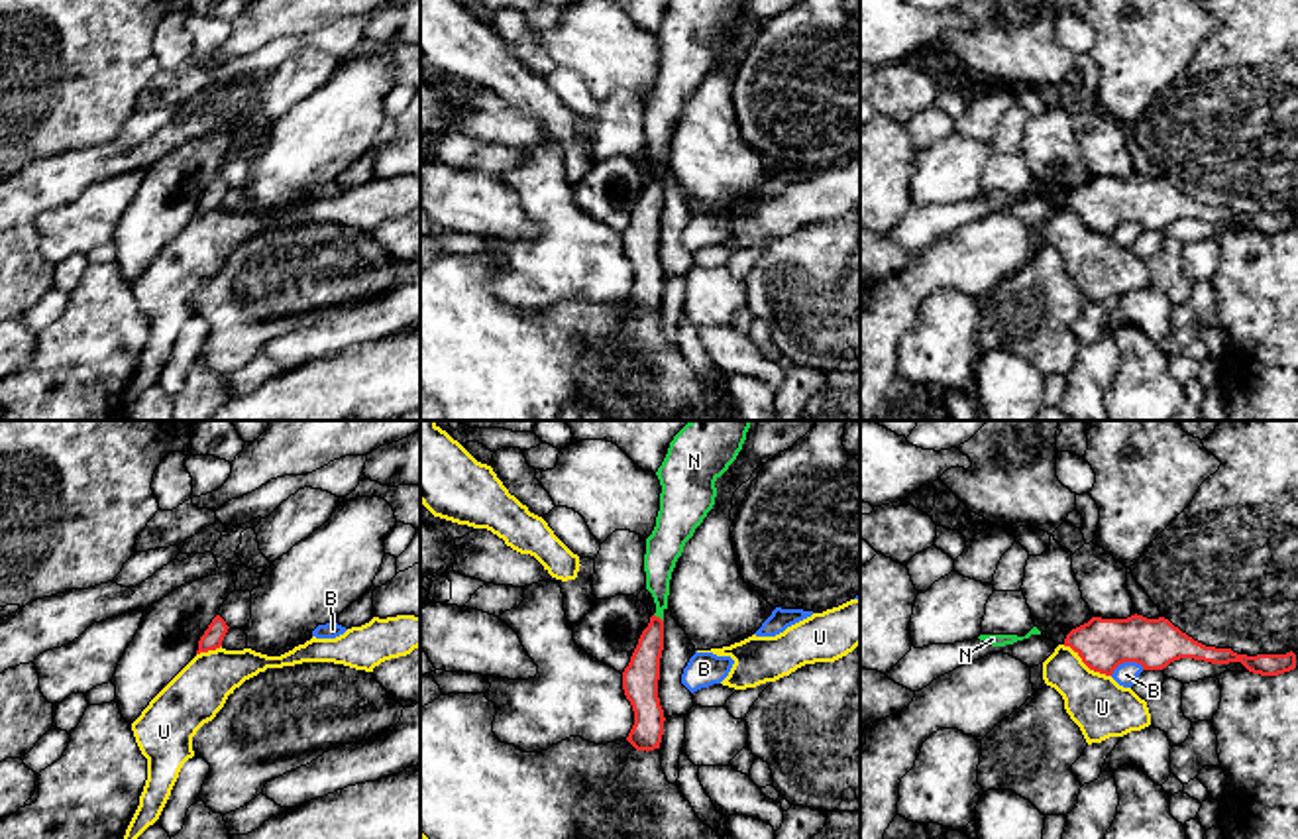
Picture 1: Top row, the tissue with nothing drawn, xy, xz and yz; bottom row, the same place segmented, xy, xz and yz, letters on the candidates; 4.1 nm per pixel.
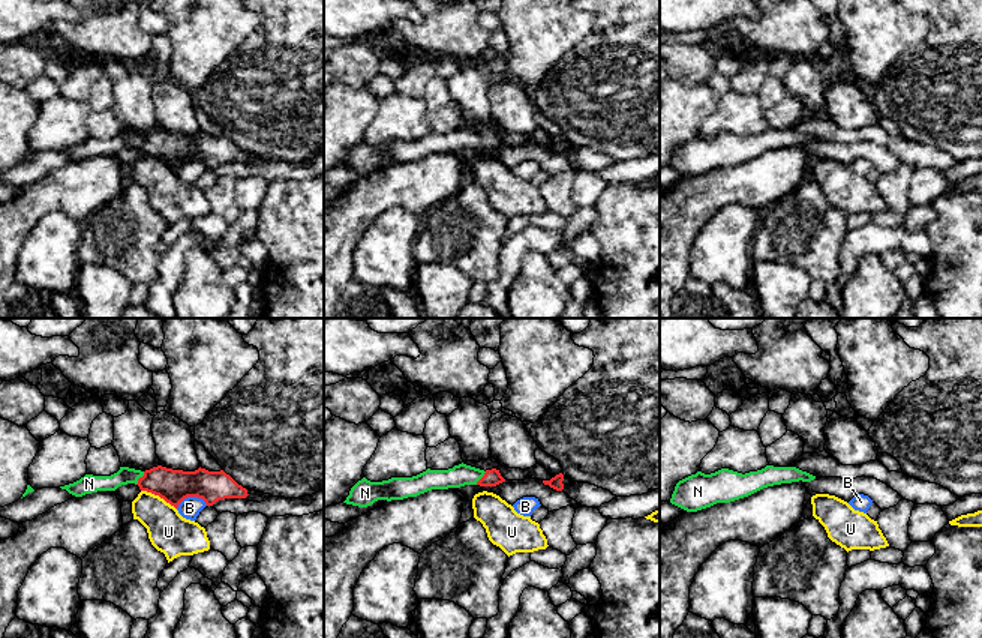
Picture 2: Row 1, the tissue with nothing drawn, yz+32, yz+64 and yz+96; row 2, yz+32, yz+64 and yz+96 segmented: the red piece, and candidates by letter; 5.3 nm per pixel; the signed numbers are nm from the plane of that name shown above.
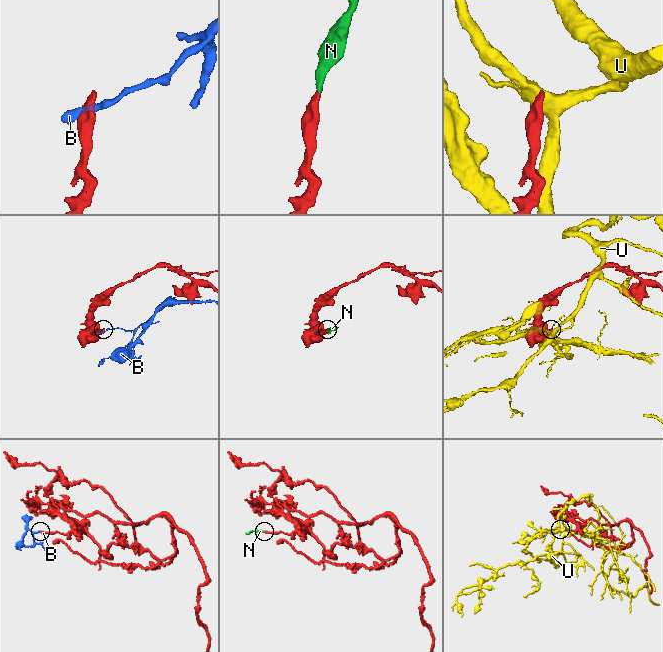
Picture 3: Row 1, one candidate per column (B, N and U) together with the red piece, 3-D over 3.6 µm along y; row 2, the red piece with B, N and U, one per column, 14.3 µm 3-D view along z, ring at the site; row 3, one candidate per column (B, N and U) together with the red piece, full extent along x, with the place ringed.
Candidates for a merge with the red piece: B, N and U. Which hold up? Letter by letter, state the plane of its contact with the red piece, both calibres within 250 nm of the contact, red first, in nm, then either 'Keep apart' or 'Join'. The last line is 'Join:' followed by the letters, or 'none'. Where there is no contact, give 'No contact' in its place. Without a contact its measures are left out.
B: Touches red in yz. Thickness 200 nm (red) against 90 nm. Keep apart
N: Touches red in xz. Thickness 140 nm (red) against 130 nm. Join
U: Touches red in yz. Thickness 200 nm (red) against 240 nm. Keep apart
Join: N

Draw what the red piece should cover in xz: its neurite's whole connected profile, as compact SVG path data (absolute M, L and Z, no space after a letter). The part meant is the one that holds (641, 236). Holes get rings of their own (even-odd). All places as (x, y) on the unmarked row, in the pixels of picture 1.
M672 0L656 31L662 45L660 71L644 114L646 149L656 173L622 232L622 250L634 271L626 301L636 310L660 308L664 295L658 240L672 132L685 102L715 65L715 41L736 20L742 4L744 0Z

